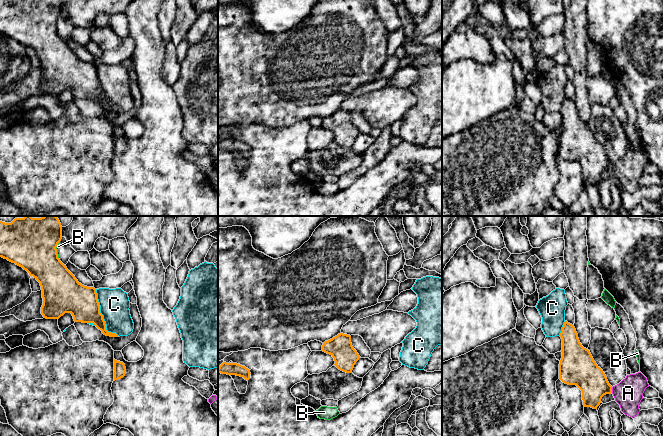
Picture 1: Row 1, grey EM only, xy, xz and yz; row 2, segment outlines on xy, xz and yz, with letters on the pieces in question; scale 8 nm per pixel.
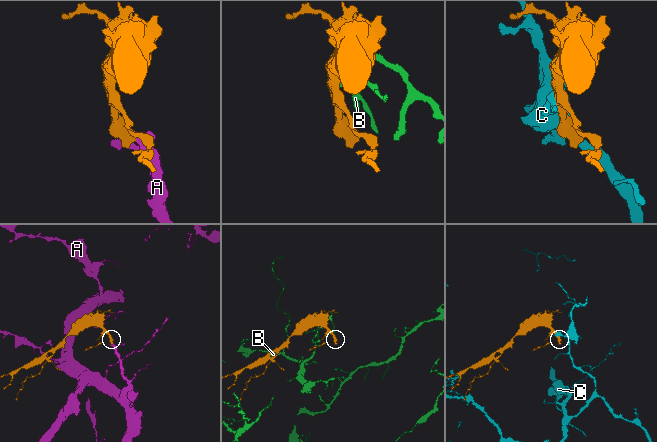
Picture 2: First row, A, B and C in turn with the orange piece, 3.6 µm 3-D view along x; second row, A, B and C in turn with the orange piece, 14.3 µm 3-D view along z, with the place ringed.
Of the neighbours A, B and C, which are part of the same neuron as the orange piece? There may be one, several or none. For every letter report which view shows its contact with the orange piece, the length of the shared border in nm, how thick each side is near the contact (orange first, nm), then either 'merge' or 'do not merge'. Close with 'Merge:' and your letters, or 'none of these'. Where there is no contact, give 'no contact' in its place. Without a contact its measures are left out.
A: yz | 50 nm | 240/220 nm | merge
B: xy | 140 nm | 400/30 nm | do not merge
C: xy | 420 nm | 260/240 nm | do not merge
Merge: A

